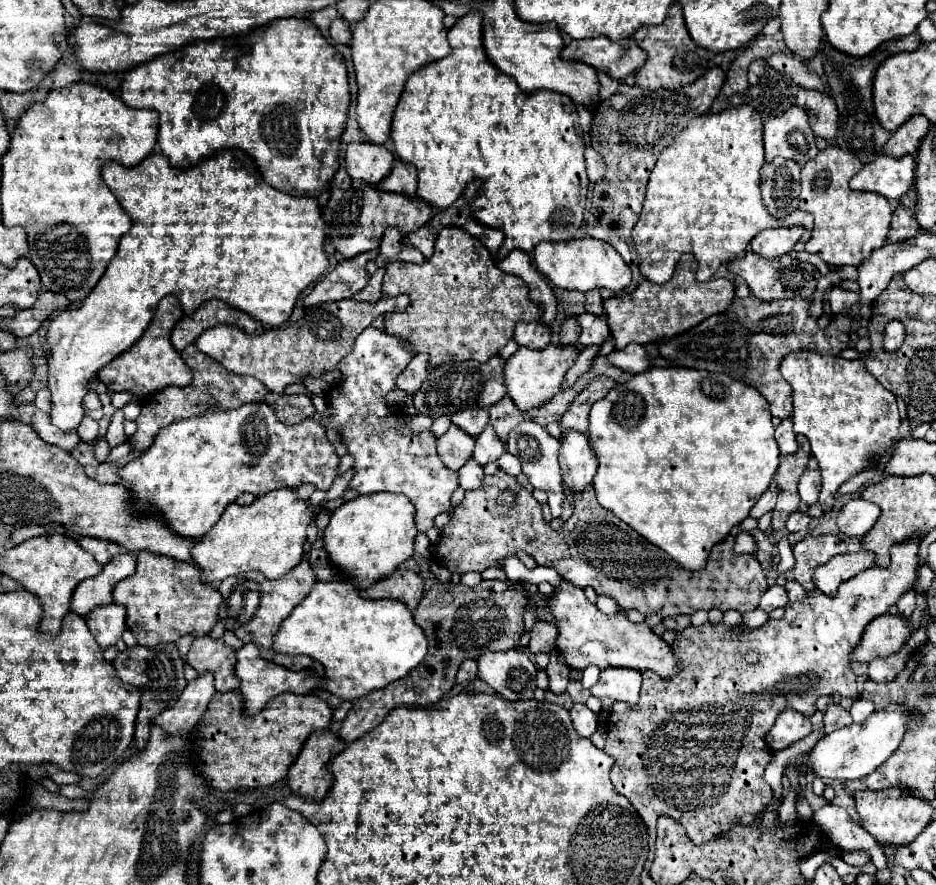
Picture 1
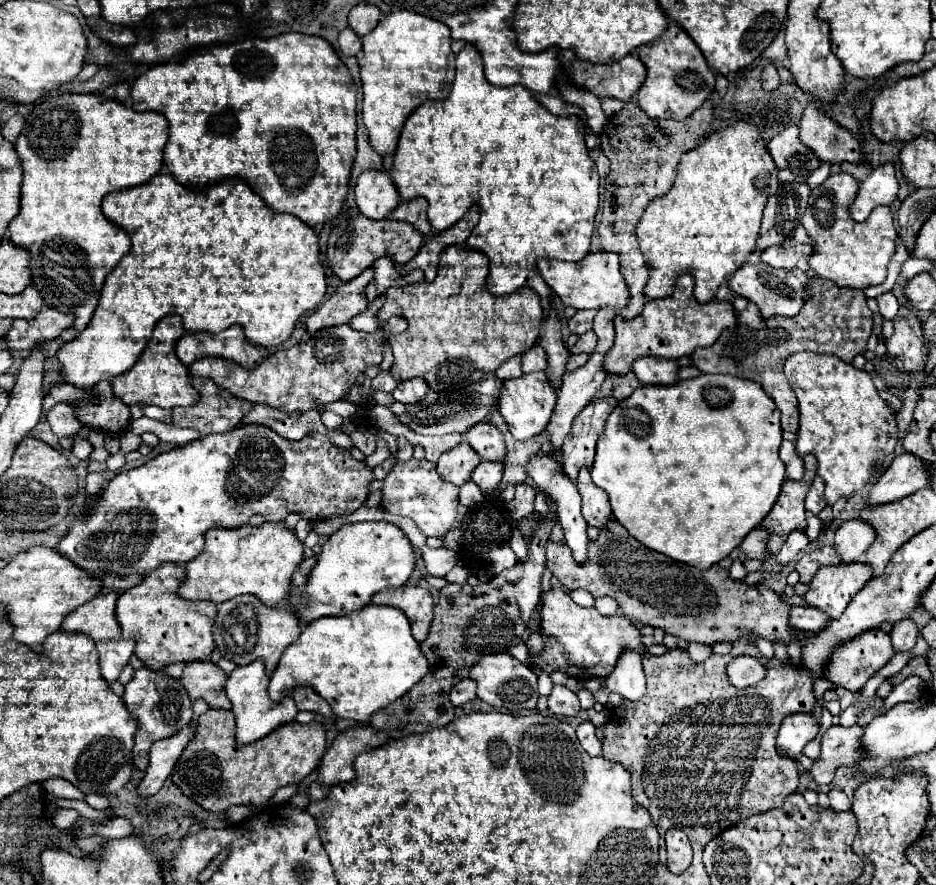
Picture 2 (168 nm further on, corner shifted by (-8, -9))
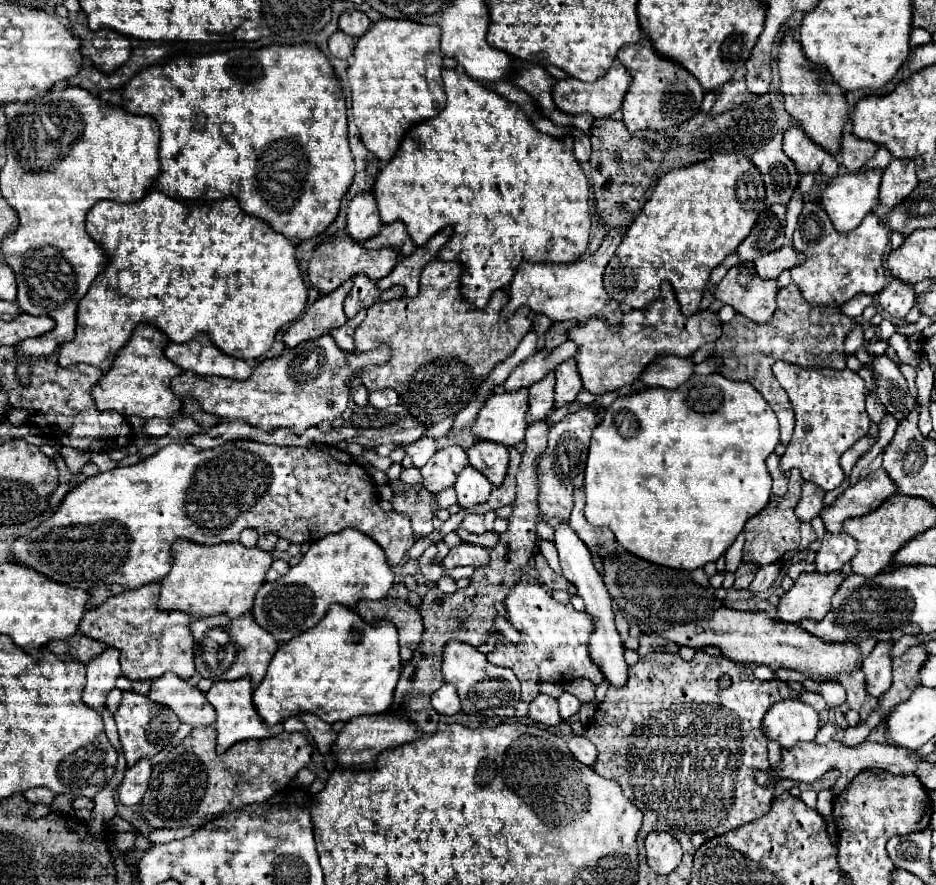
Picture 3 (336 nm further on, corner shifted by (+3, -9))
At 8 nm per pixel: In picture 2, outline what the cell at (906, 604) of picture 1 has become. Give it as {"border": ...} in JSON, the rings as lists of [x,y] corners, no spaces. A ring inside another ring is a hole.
{"border":[[[910,618],[896,622],[892,632],[890,632],[892,646],[894,646],[896,652],[912,650],[914,644],[916,644],[916,636],[918,636],[918,628],[916,628],[916,624]]]}

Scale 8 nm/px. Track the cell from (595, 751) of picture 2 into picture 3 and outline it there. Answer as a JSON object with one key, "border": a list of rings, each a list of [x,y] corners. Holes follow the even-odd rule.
{"border":[[[571,736],[571,740],[569,740],[569,750],[571,750],[571,754],[573,754],[579,762],[583,762],[583,764],[587,764],[587,766],[593,766],[593,762],[595,762],[595,758],[597,758],[595,746],[593,746],[585,736]]]}

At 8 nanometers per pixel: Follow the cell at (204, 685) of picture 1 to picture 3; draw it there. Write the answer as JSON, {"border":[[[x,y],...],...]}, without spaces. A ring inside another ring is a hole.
{"border":[[[145,756],[145,760],[139,760],[133,768],[125,770],[125,778],[119,786],[119,800],[125,806],[135,806],[141,802],[147,784],[149,784],[149,776],[151,776],[153,764],[151,758]]]}

